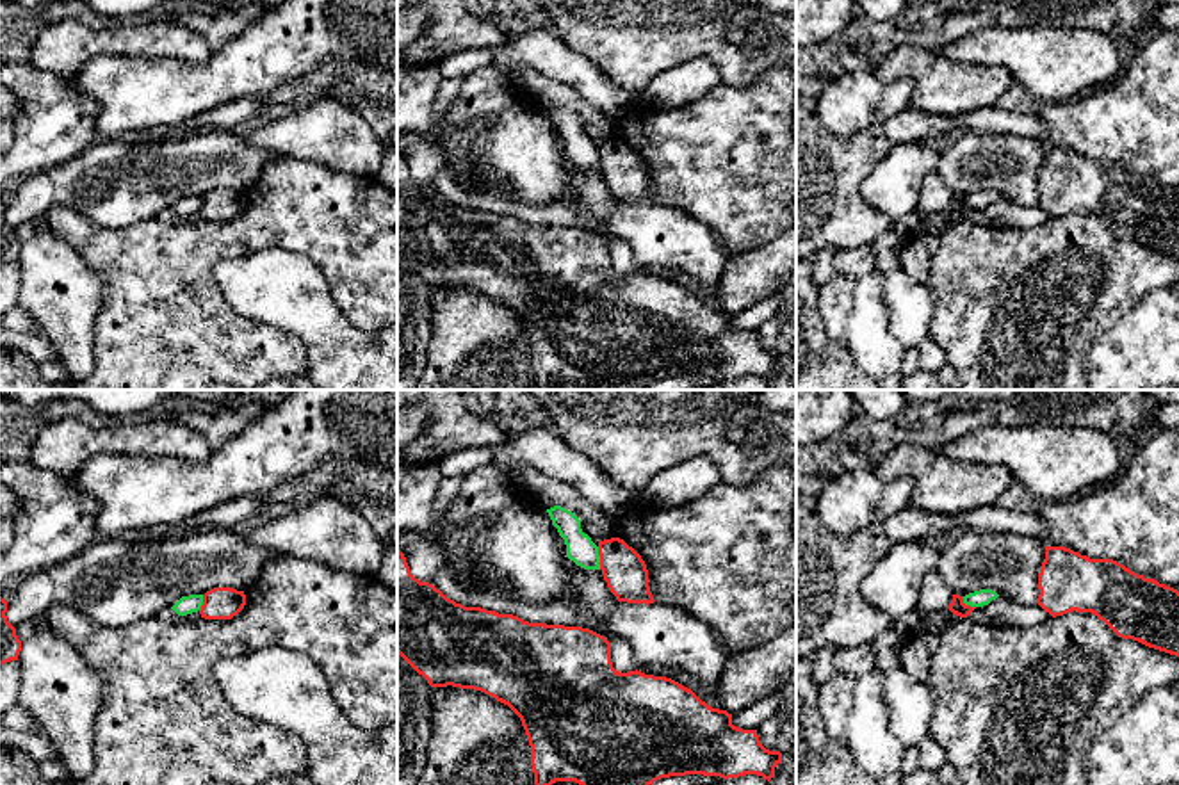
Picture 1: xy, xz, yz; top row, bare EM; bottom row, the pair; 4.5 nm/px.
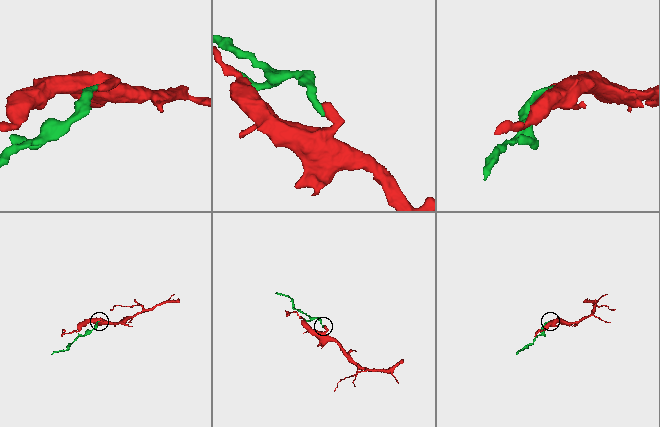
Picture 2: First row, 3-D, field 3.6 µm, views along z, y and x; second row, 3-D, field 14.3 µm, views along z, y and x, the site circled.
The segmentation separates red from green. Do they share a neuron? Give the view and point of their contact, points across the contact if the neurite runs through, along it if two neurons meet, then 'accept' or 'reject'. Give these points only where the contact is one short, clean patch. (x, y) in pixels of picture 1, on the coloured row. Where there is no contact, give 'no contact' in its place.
contact xz (601, 558); border xz (597, 547), (601, 568); reject

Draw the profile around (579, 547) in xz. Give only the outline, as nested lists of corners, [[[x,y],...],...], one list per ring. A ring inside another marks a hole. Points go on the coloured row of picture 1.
[[[554,506],[547,513],[565,539],[568,559],[584,570],[600,570],[598,546],[582,532],[581,520],[561,506]]]

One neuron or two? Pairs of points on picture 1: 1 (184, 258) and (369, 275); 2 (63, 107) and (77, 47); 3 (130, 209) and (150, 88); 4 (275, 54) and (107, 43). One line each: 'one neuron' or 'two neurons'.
1: one neuron
2: two neurons
3: two neurons
4: two neurons

